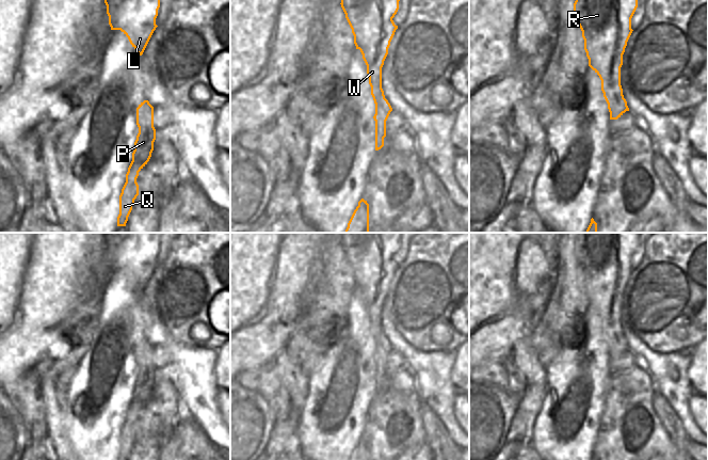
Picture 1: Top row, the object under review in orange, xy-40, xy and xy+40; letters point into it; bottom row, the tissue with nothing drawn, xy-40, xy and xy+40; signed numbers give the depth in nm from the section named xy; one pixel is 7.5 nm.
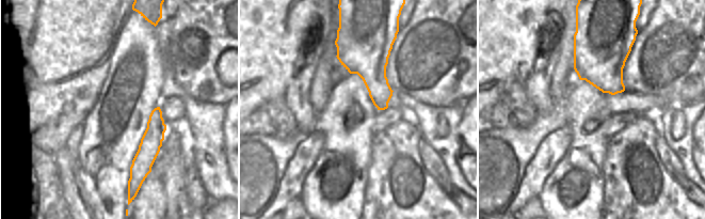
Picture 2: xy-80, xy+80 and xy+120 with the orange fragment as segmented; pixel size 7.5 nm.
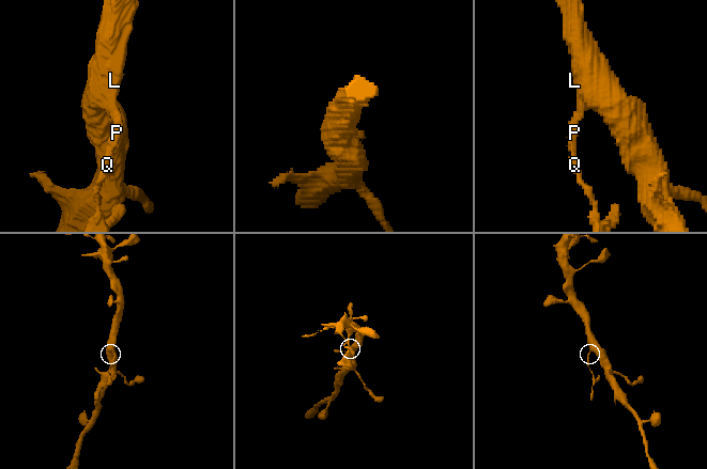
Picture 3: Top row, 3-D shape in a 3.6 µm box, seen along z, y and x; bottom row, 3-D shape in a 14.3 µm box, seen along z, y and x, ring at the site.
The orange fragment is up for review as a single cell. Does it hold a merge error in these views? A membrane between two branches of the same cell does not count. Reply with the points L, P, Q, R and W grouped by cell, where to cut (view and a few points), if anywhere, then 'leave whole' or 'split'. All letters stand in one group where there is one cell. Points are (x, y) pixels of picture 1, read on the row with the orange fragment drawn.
groups L R W / P Q; cut xy+40 (623, 97), (613, 100), (609, 109); split

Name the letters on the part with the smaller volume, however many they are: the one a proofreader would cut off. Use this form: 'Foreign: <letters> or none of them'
Foreign: P, Q

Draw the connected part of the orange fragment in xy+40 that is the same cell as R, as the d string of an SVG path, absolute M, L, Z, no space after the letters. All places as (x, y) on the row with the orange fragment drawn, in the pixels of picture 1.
M576 0L574 3L589 66L601 80L608 109L613 100L624 98L621 67L637 7L638 0Z

